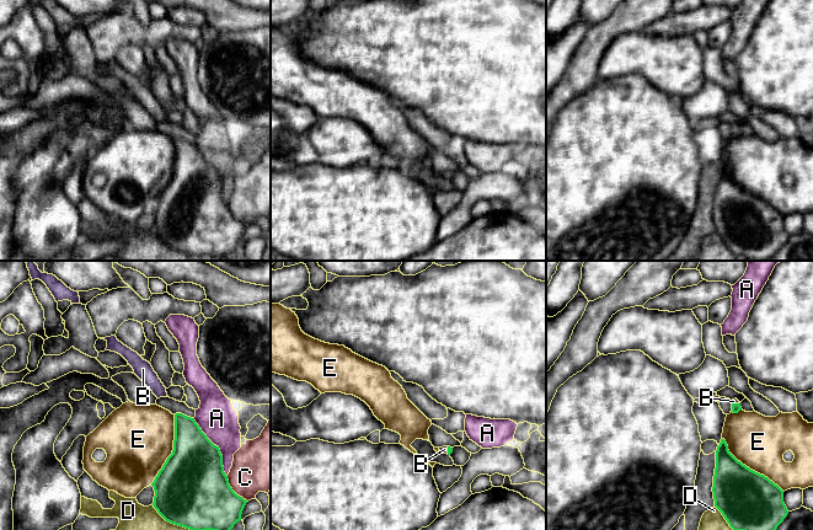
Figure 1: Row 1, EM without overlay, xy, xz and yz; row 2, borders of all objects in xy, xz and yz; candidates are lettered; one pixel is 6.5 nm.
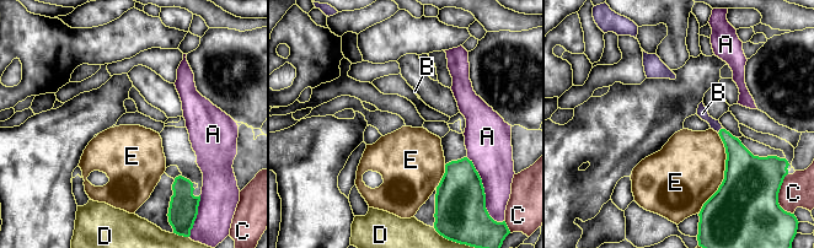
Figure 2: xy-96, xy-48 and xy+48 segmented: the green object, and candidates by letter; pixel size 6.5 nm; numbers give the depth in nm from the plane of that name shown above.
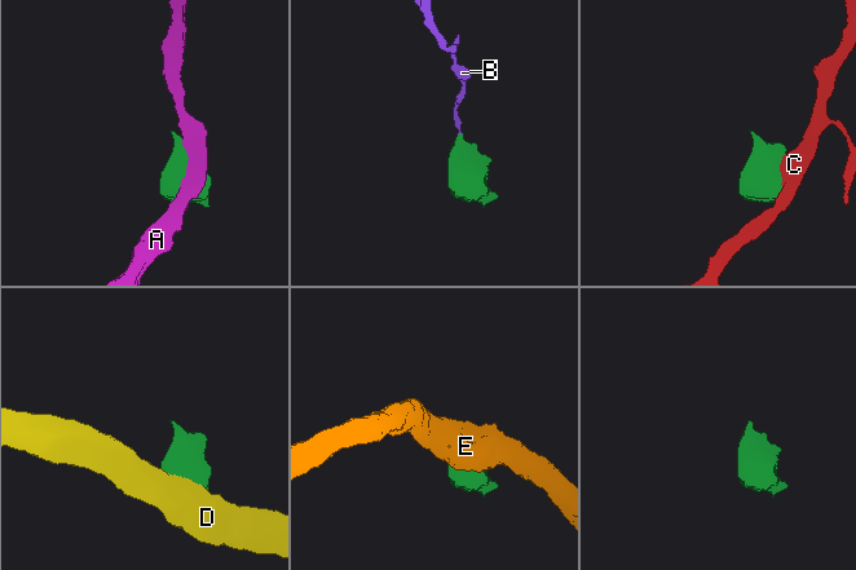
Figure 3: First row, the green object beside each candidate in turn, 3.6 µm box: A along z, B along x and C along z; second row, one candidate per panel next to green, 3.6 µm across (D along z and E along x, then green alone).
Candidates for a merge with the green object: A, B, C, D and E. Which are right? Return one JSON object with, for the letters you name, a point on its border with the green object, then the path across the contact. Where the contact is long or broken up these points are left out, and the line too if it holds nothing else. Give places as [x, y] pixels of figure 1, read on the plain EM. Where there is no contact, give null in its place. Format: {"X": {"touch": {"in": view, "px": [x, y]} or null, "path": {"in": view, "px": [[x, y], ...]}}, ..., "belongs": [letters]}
{"B": {"touch": {"in": "yz", "px": [736, 128]}, "path": {"in": "yz", "px": [[736, 132], [736, 128], [733, 126]]}}, "belongs": ["B"]}

